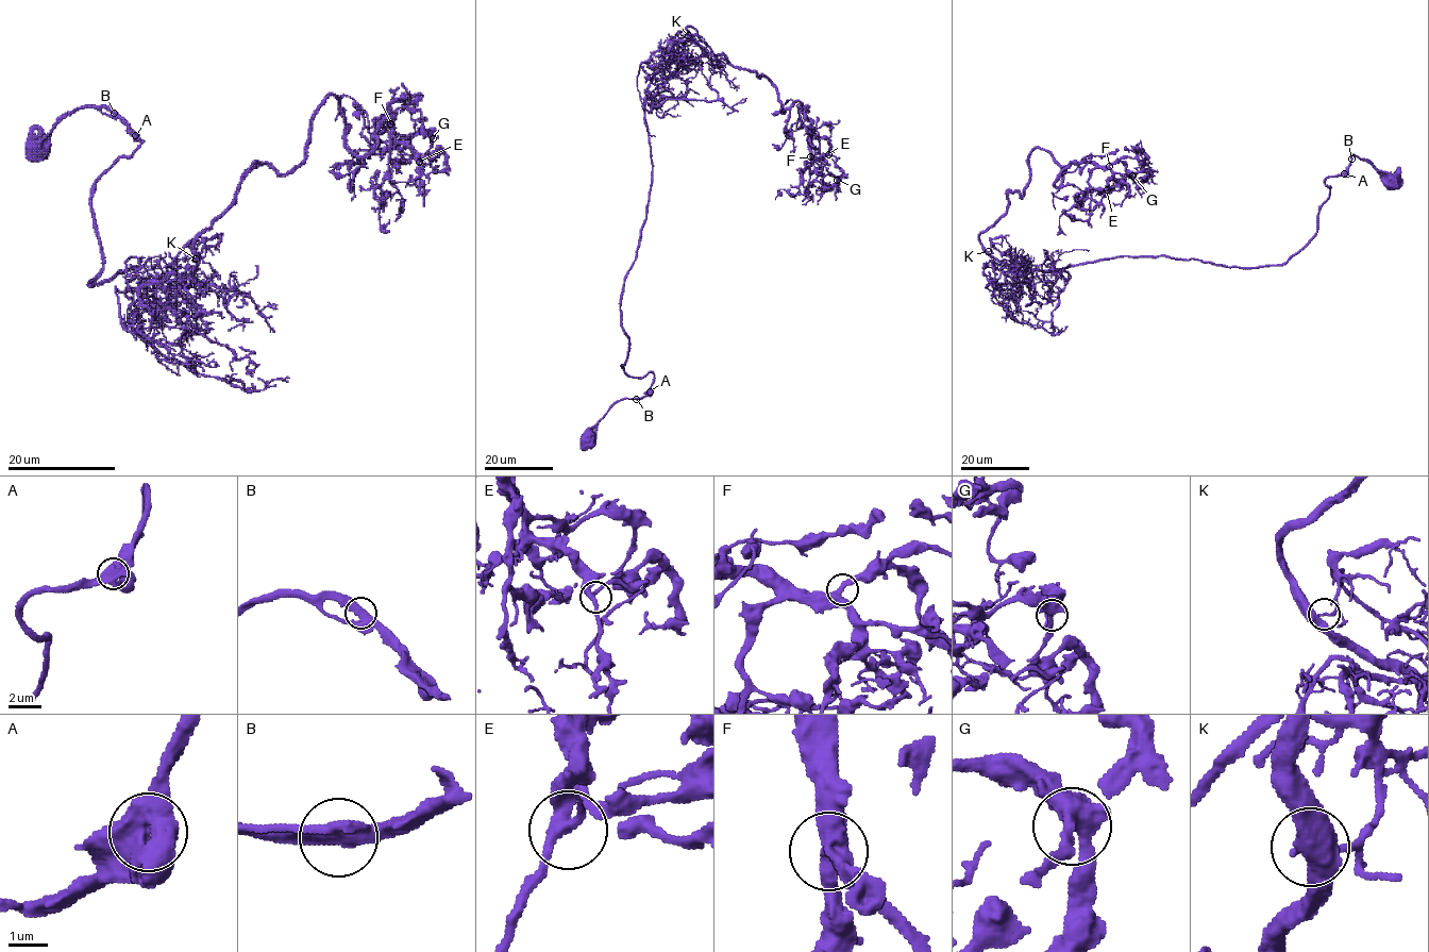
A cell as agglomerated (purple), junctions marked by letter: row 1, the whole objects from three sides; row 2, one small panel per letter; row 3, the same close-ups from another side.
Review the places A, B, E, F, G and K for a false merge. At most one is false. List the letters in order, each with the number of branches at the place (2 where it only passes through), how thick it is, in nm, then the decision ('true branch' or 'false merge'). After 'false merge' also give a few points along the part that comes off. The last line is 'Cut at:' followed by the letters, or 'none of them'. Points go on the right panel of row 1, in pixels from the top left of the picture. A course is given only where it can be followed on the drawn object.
A: branches 3; calibre 400 nm; true branch
B: branches 3; calibre 340 nm; true branch
E: branches 3; calibre 320 nm; true branch
F: branches 3; calibre 360 nm; true branch
G: branches 3; calibre 400 nm; true branch
K: branches 3; calibre 340 nm; true branch
Cut at: none of them

